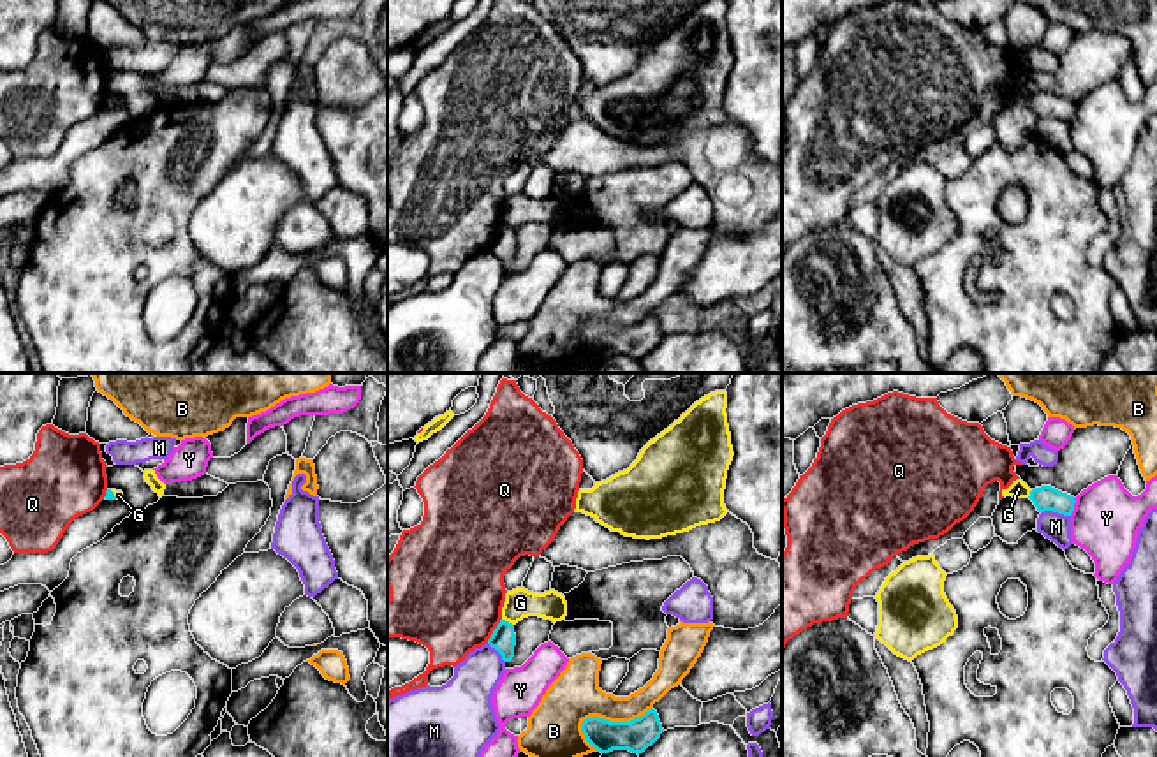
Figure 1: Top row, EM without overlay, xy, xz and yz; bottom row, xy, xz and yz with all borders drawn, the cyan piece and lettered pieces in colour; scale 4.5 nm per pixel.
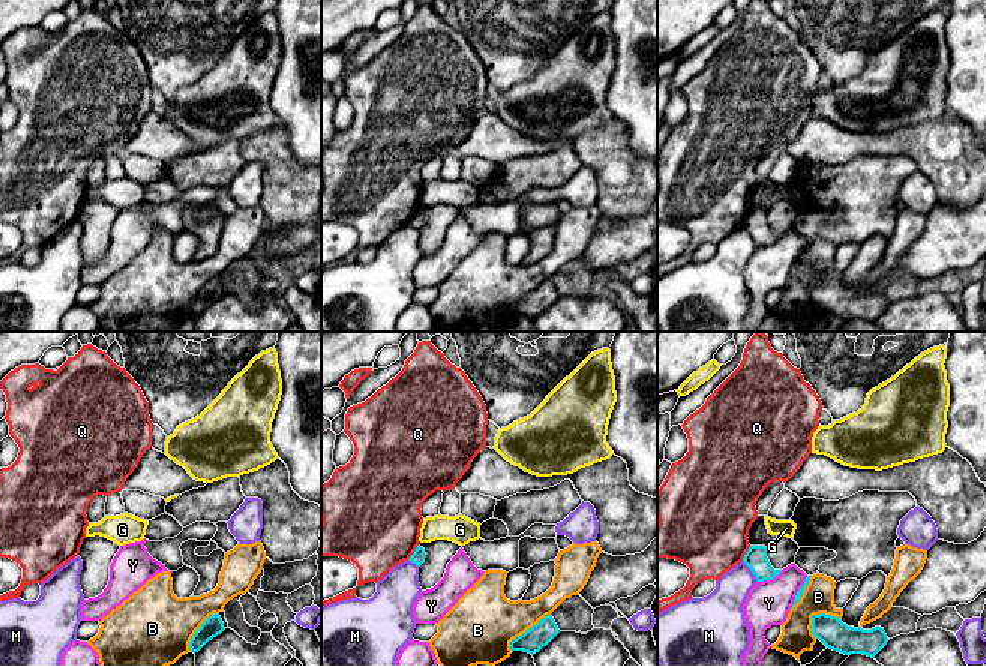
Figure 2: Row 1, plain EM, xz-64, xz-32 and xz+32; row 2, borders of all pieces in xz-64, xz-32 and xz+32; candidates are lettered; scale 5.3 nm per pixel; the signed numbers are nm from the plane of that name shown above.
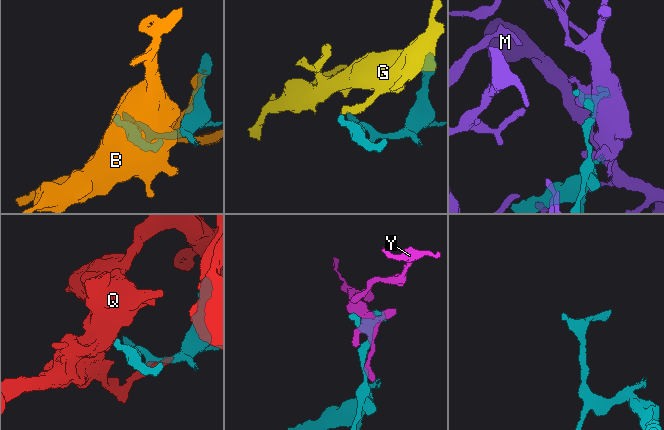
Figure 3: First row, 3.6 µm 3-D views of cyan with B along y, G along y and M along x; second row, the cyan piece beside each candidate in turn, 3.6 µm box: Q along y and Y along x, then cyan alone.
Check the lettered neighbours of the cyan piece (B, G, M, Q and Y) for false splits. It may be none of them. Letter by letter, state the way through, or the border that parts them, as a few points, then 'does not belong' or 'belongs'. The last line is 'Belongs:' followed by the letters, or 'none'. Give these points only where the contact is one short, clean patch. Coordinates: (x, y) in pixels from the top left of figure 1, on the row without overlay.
B: does not belong
G: border along xz (502, 224), (513, 231); does not belong
M: does not belong
Q: does not belong
Y: does not belong
Belongs: none

